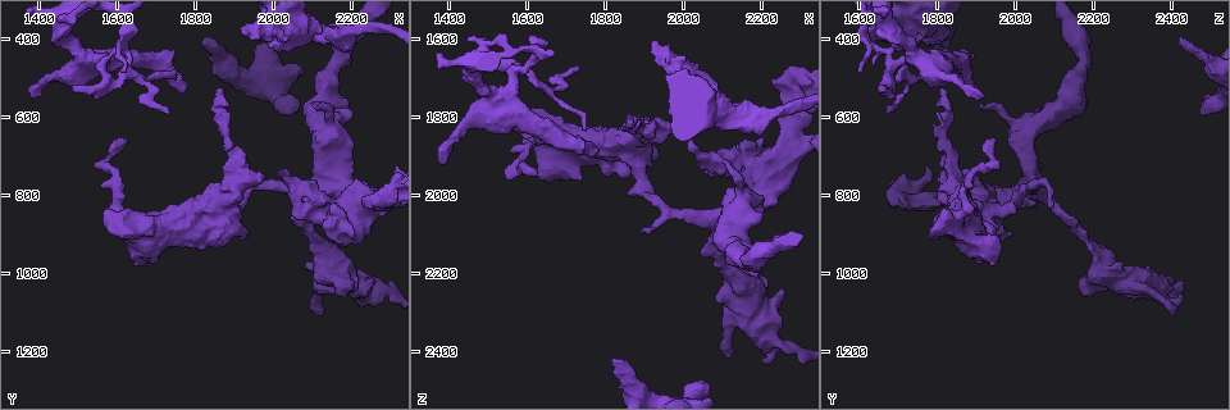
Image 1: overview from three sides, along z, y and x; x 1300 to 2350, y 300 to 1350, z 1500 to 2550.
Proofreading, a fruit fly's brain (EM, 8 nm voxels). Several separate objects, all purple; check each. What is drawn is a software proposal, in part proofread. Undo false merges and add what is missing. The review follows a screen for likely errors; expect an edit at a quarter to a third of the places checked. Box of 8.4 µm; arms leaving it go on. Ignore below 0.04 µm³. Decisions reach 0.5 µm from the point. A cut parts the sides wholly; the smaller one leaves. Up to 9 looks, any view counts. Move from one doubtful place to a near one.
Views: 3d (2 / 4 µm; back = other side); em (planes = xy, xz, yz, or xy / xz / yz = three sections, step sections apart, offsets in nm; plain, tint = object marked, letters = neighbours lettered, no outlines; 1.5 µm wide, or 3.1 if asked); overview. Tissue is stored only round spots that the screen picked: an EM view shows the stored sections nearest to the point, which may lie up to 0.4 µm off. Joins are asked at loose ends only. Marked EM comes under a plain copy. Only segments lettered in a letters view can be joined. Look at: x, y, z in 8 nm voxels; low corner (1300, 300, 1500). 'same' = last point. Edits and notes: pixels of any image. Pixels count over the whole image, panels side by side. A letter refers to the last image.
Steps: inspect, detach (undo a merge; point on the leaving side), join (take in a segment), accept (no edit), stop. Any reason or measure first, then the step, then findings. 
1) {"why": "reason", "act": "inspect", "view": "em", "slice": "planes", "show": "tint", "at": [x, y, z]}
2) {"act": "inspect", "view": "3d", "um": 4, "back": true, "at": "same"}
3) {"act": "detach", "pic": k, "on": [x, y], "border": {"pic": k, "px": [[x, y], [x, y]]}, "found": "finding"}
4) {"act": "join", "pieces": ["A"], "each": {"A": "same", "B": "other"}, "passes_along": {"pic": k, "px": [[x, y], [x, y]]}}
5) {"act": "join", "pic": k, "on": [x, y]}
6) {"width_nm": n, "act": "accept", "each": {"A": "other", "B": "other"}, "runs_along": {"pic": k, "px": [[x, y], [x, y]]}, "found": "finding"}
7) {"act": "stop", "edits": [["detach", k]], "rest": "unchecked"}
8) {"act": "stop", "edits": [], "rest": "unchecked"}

{"why": "branch stops here", "act": "inspect", "view": "3d", "um": 4, "back": true, "at": [2105, 570, 1905]}

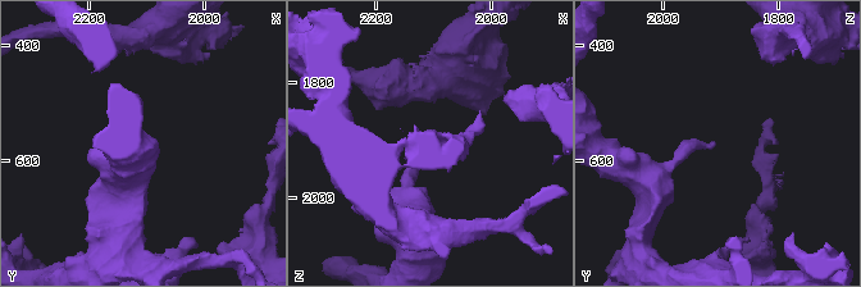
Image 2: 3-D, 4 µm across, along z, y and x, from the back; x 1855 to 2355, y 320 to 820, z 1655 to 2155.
{"act": "inspect", "view": "em", "slice": "planes", "show": "letters", "at": "same"}

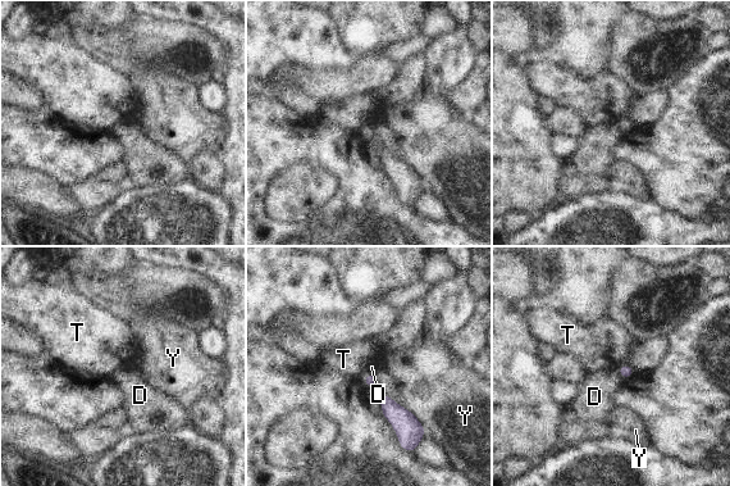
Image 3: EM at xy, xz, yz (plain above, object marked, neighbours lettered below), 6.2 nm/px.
{"act": "accept", "each": {"D": "other", "T": "other", "Y": "other"}, "border": {"pic": 3, "px": [[617, 368], [621, 377]]}, "found": "none of them fits"}

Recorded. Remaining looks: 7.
{"why": "thick end", "act": "inspect", "view": "3d", "um": 2, "back": true, "at": [2155, 840, 1865]}

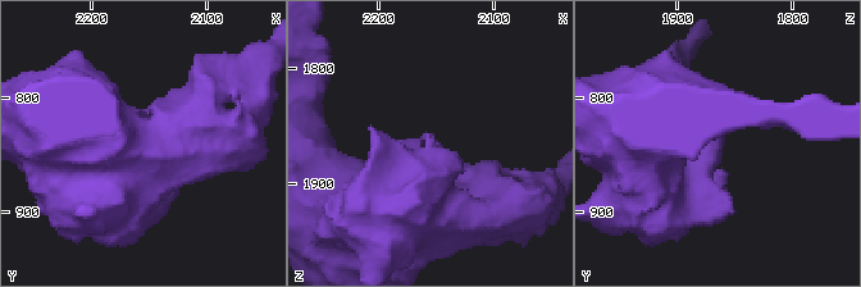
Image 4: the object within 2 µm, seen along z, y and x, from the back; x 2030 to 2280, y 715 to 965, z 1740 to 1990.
{"act": "inspect", "view": "em", "slice": "planes", "show": "letters", "at": [2148, 834, 1862]}

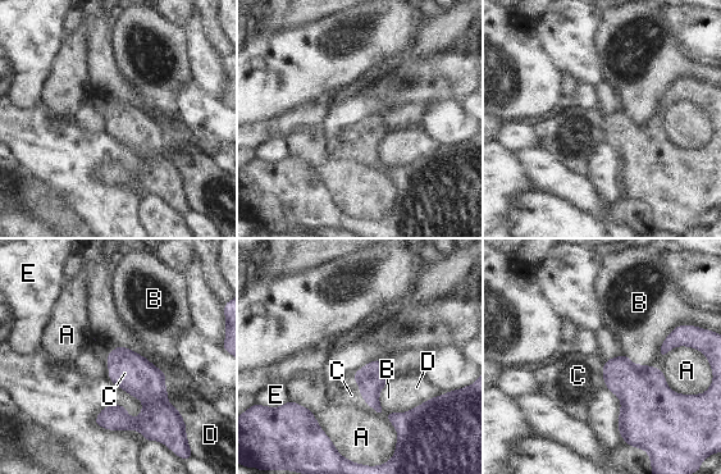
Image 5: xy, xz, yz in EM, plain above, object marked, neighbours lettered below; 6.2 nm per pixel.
{"act": "accept", "each": {"A": "other", "B": "other", "C": "other", "D": "other", "E": "other"}, "border": {"pic": 5, "px": [[352, 378], [361, 397], [375, 413]]}, "found": "none of them fits"}

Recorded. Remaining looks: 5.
{"why": "branch stops here", "act": "inspect", "view": "em", "slice": "xz", "step": 8, "show": "tint", "at": [1870, 520, 1810]}

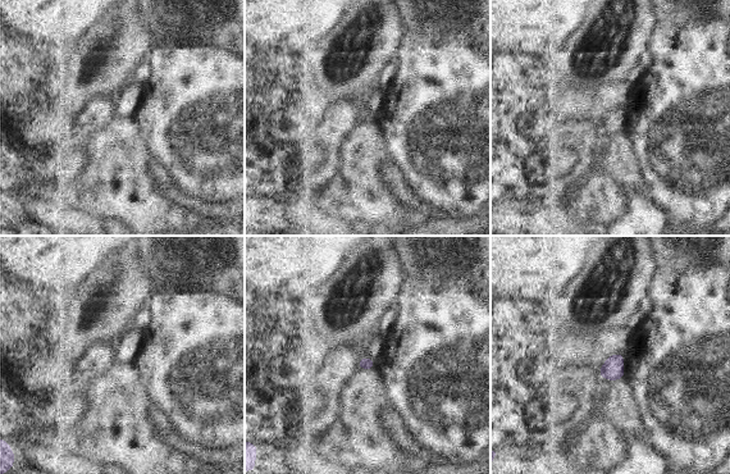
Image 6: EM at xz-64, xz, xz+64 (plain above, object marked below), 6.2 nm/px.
{"act": "inspect", "view": "em", "slice": "xz", "step": 8, "show": "letters", "at": "same"}

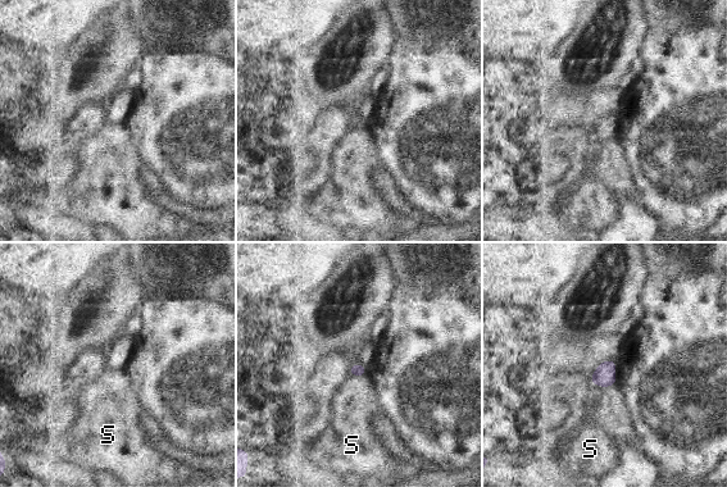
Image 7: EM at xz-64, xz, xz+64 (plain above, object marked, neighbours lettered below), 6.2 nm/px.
{"act": "accept", "each": {"S": "other"}, "border": {"pic": 7, "px": [[348, 371], [358, 376], [364, 374]]}, "found": "none of them fits"}

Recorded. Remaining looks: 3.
{"why": "free end", "act": "inspect", "view": "em", "slice": "xz", "step": 4, "show": "tint", "at": [1485, 525, 1660]}

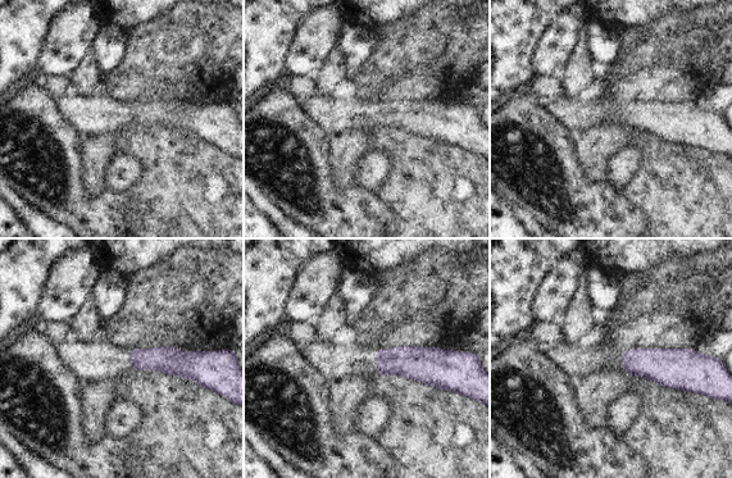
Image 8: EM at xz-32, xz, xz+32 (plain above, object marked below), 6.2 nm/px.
{"why": "another direction", "act": "inspect", "view": "em", "slice": "planes", "show": "letters", "at": "same"}

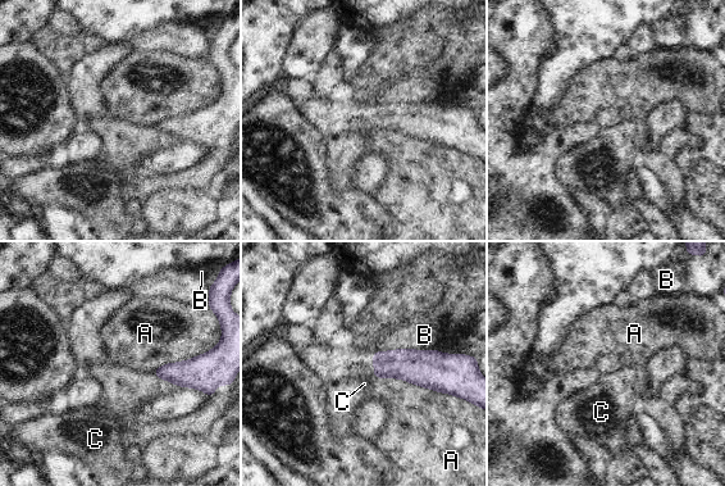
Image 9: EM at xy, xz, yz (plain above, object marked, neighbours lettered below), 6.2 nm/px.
{"act": "accept", "each": {"A": "other", "B": "other", "C": "other"}, "border": {"pic": 9, "px": [[375, 377], [399, 377], [452, 395]]}, "found": "no lettered segment goes on from it"}

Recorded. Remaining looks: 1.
{"act": "stop", "edits": [], "rest": "unchecked"}

